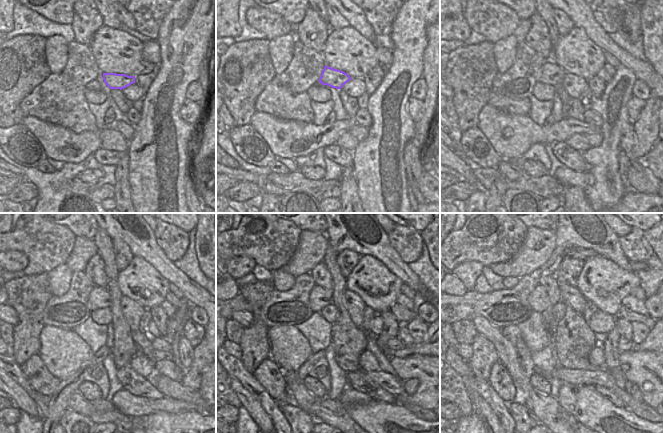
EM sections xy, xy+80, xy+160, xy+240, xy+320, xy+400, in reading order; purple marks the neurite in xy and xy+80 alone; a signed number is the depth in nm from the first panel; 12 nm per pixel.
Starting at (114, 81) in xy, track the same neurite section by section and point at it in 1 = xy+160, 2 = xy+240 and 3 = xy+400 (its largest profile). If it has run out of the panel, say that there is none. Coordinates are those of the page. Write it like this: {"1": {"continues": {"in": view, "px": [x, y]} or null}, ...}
{"1": {"continues": {"in": "xy+160", "px": [552, 74]}}, "2": {"continues": {"in": "xy+240", "px": [99, 297]}}, "3": {"continues": {"in": "xy+400", "px": [539, 301]}}}

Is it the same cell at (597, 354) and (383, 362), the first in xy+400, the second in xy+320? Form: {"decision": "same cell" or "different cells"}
{"decision": "different cells"}

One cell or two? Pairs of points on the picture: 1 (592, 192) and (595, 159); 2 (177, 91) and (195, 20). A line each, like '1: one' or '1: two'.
1: one
2: one

